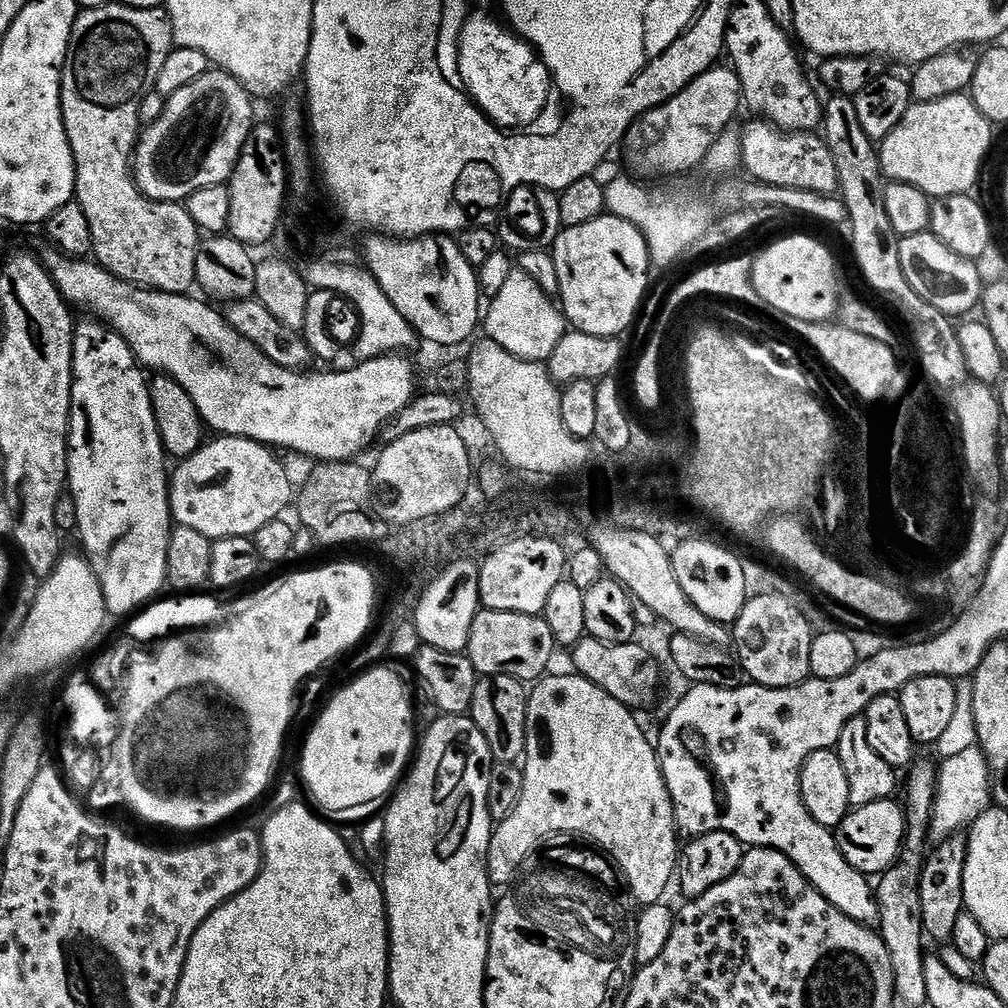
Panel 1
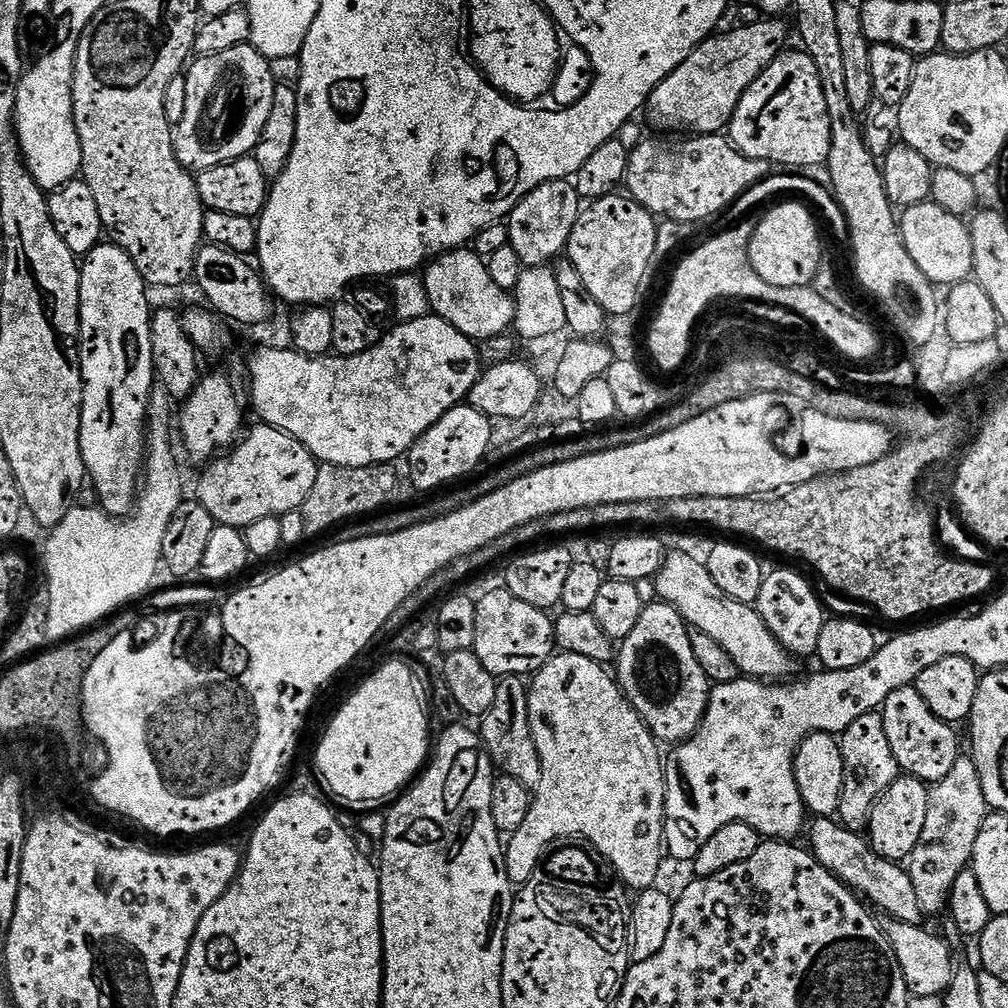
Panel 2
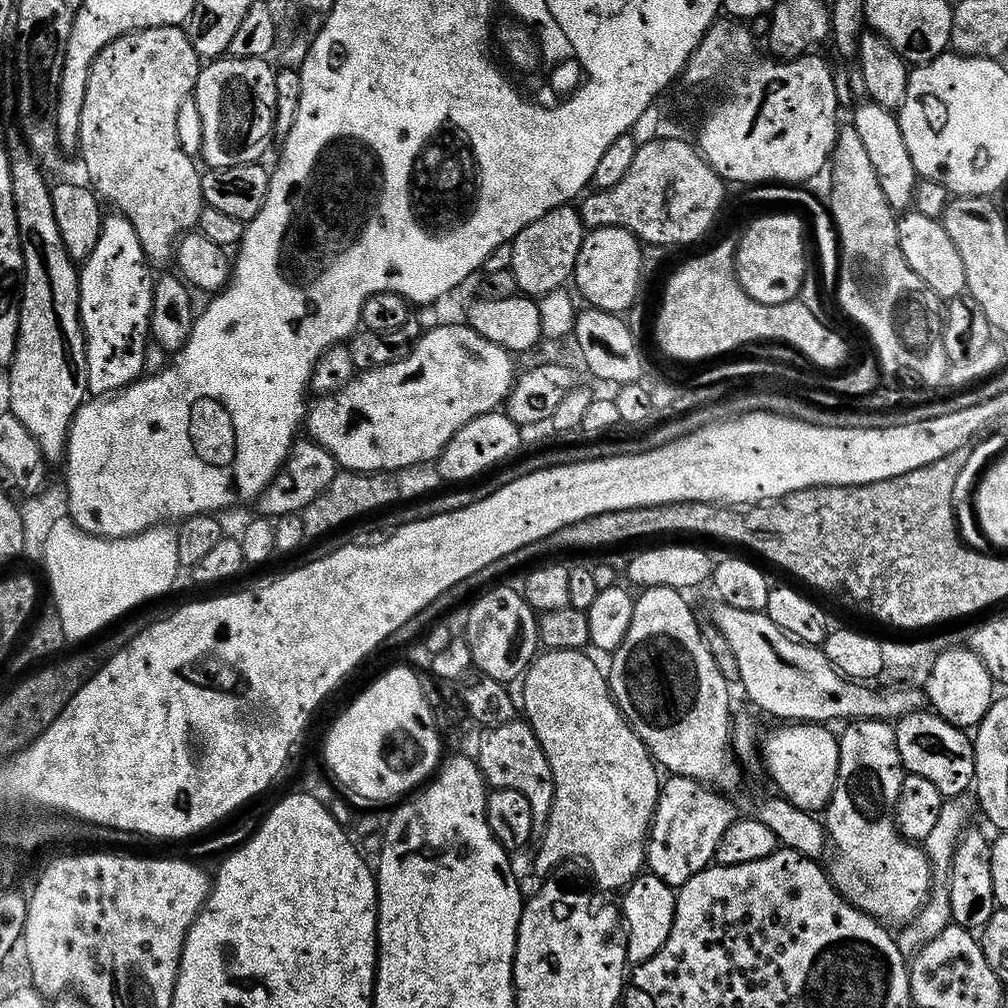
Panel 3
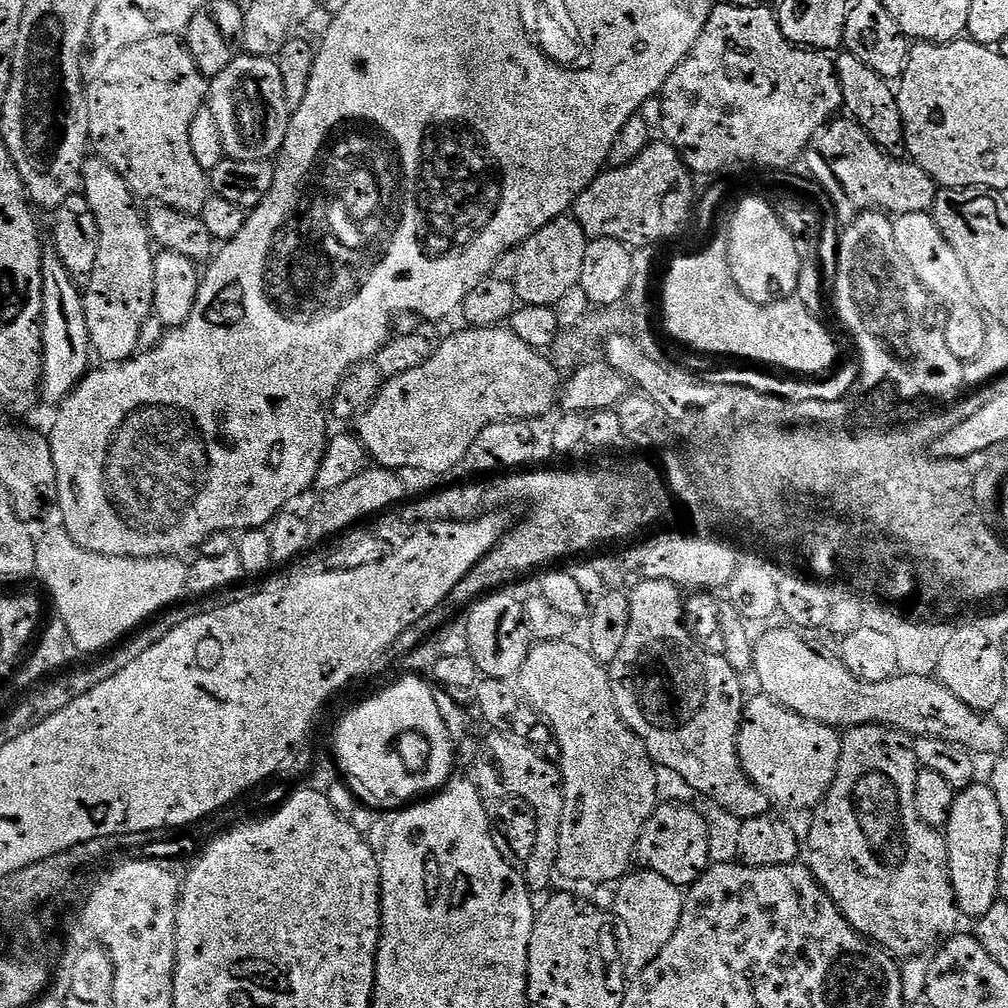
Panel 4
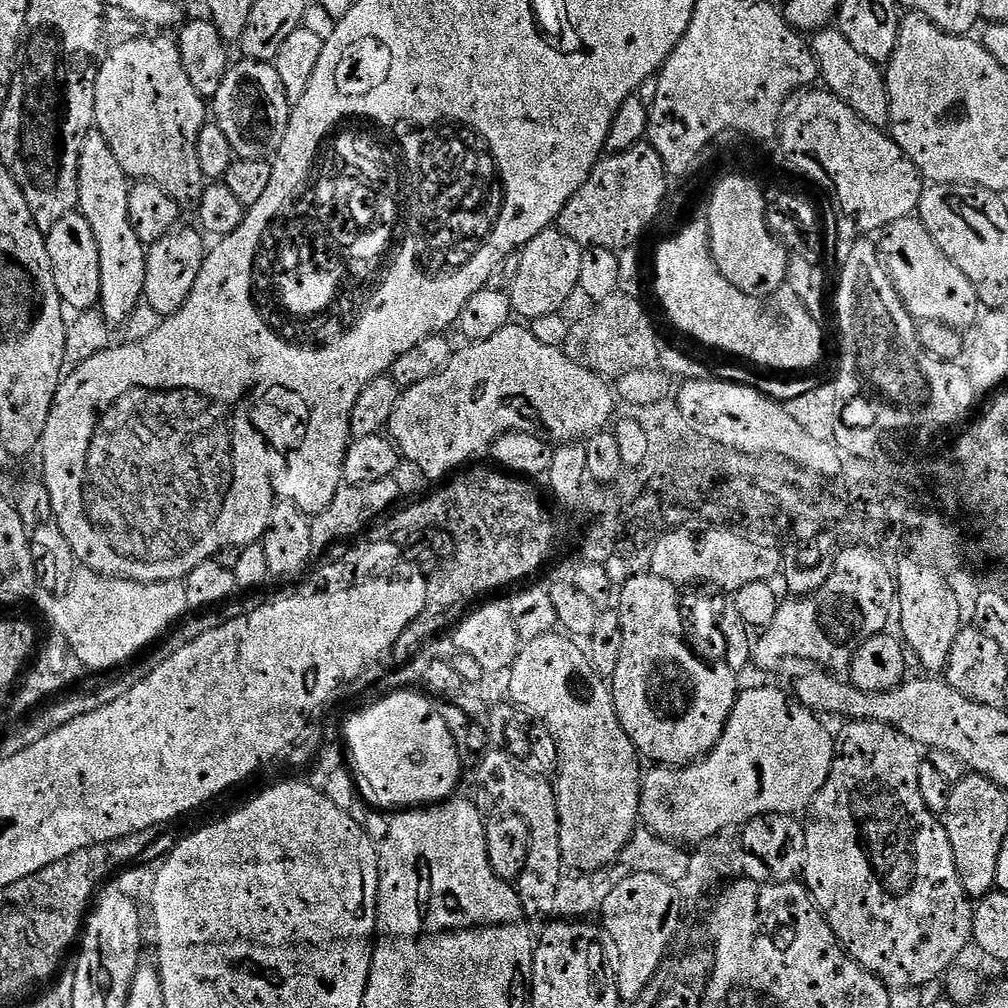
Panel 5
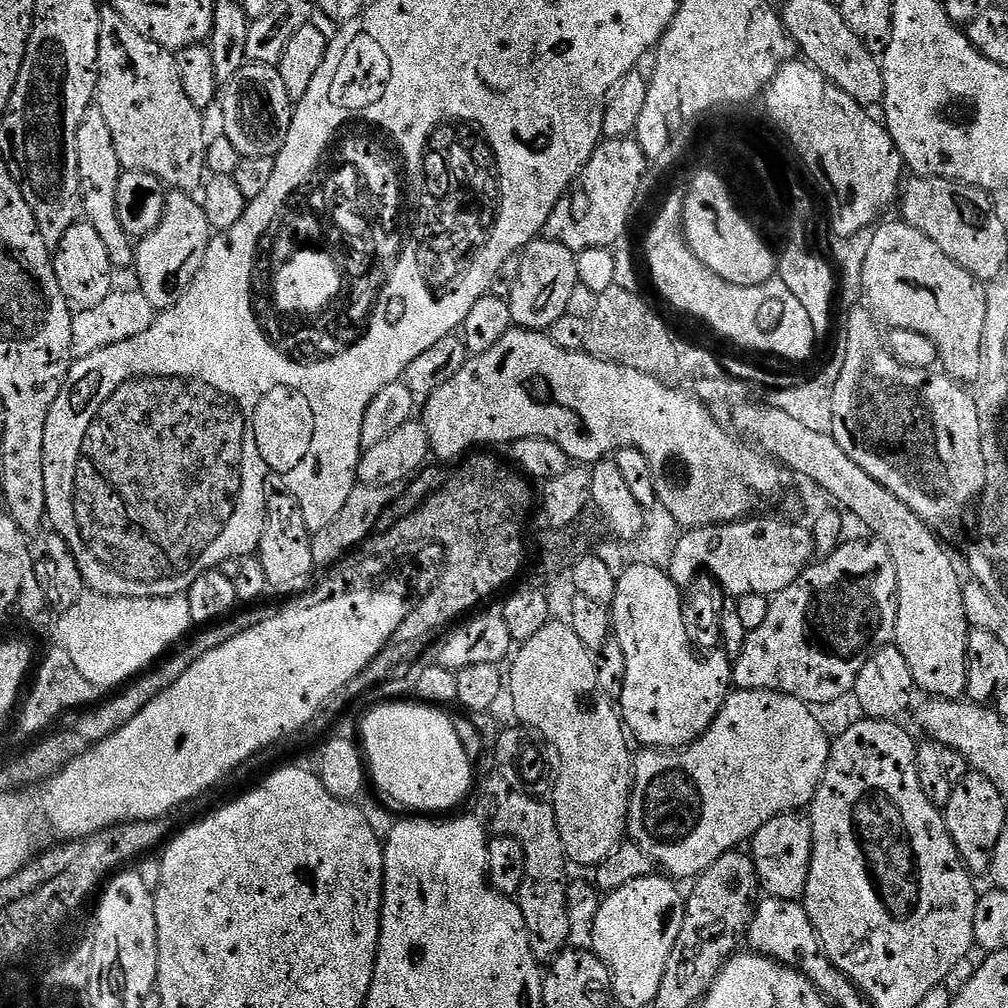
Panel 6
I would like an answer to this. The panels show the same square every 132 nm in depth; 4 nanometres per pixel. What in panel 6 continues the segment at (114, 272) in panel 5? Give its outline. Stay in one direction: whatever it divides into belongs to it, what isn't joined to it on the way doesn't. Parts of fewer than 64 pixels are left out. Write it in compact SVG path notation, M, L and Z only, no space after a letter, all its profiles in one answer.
M99 106L89 108L88 113L84 115L76 141L83 215L88 215L85 216L87 223L92 224L94 230L98 230L98 234L102 234L102 242L106 242L106 250L110 254L112 264L131 265L134 260L134 244L123 230L116 205L116 191L119 188L122 169L118 162L118 154L114 150L114 138L110 134L110 126L106 124L106 118Z

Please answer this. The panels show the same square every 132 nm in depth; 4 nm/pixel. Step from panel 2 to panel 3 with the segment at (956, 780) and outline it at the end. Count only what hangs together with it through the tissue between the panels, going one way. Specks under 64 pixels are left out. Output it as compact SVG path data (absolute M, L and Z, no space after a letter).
M971 795L954 796L945 799L942 806L942 814L938 814L938 823L934 825L934 831L930 838L922 842L922 847L928 860L932 864L932 895L924 903L924 908L907 926L901 927L898 932L900 952L906 958L915 957L921 952L942 930L953 927L952 907L950 906L950 886L952 885L952 867L954 866L954 854L958 850L960 840L964 833L969 831L972 815L977 815L977 802Z

